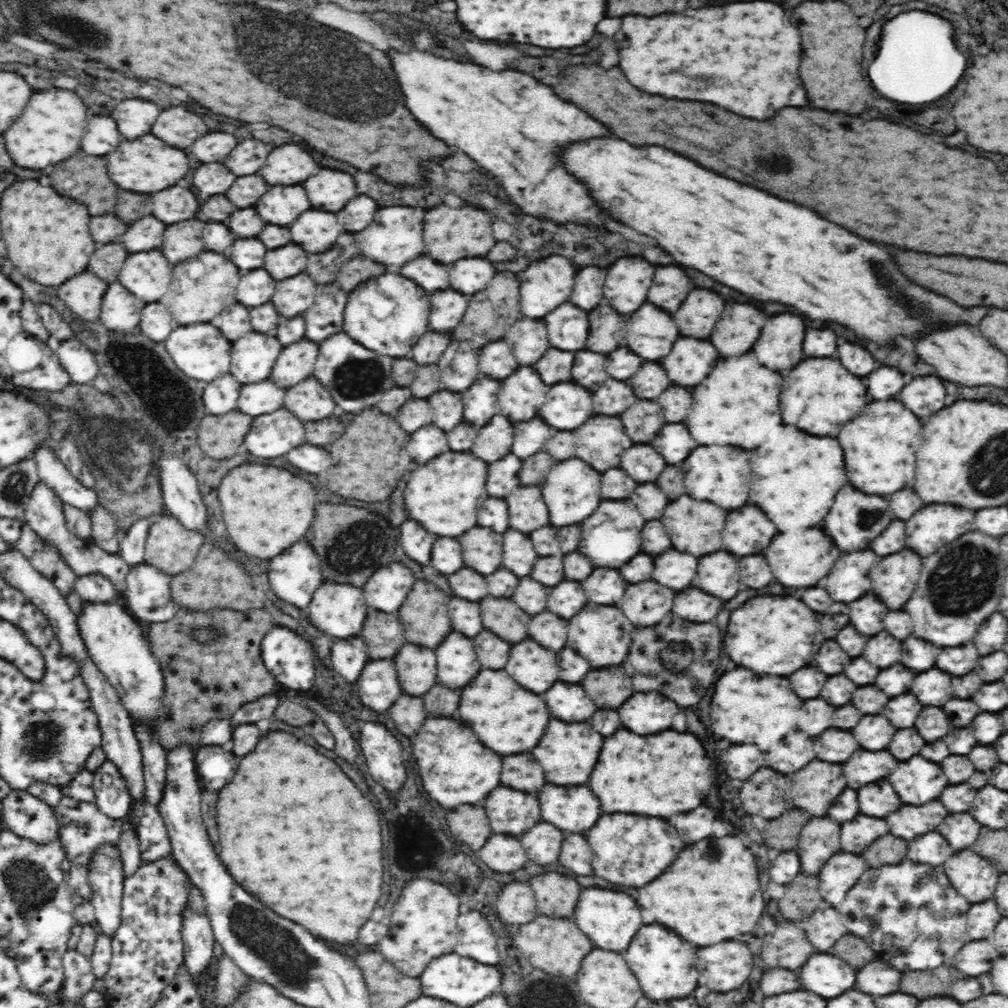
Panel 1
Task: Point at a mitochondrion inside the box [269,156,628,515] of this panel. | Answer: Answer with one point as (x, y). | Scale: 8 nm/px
(357, 378)

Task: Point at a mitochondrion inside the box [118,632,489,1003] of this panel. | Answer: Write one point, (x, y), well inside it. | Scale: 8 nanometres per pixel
(278, 948)

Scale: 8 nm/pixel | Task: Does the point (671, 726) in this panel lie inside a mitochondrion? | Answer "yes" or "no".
no

